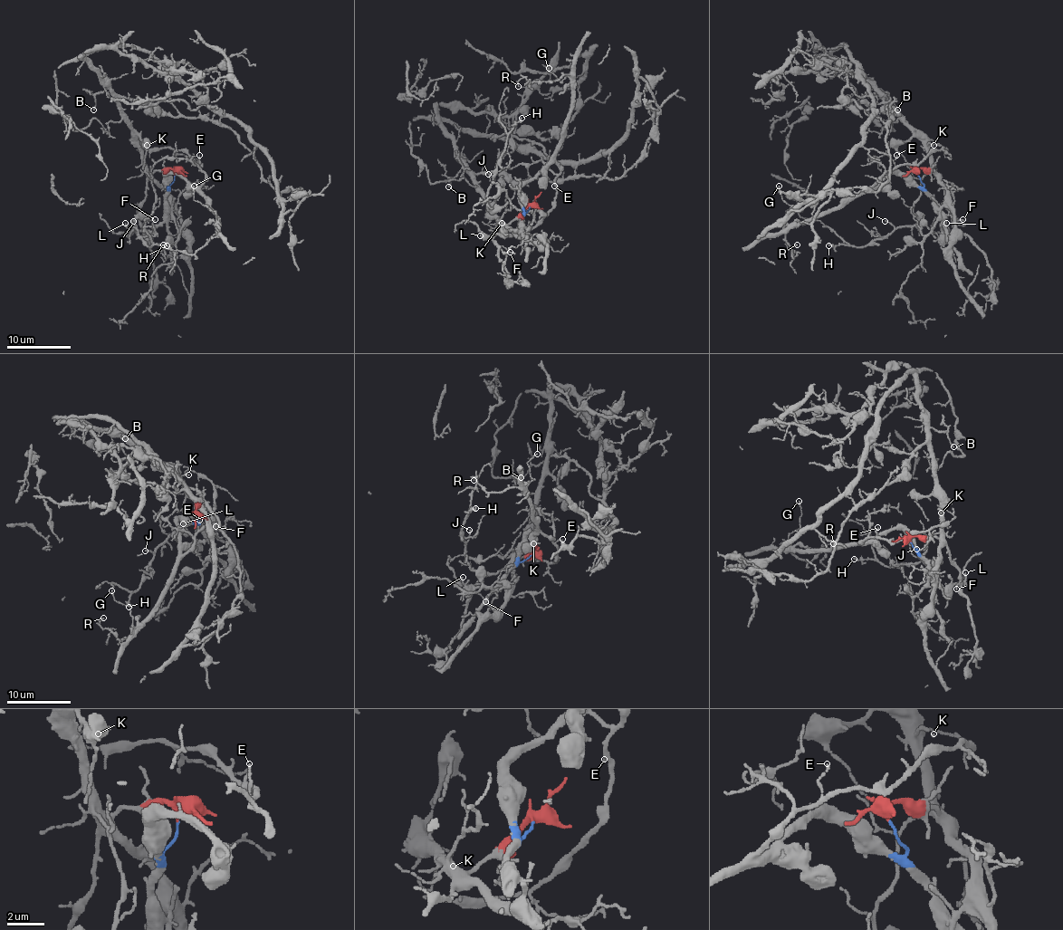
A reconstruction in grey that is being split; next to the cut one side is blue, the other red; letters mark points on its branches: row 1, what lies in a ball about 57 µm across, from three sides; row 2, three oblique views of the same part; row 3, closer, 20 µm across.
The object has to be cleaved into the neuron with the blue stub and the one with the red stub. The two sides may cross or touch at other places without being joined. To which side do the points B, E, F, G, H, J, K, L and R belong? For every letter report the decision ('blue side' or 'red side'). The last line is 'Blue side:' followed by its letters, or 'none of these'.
B: red side
E: blue side
F: red side
G: blue side
H: red side
J: red side
K: red side
L: blue side
R: blue side
Blue side: E, G, L, R

